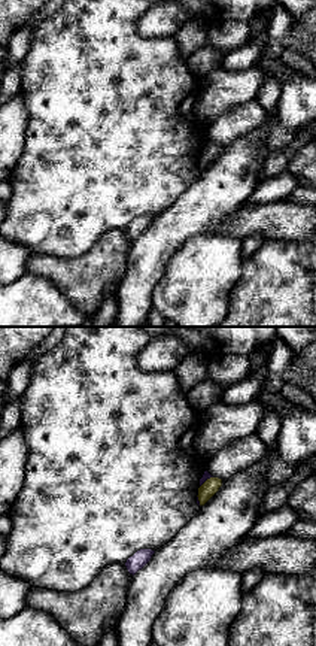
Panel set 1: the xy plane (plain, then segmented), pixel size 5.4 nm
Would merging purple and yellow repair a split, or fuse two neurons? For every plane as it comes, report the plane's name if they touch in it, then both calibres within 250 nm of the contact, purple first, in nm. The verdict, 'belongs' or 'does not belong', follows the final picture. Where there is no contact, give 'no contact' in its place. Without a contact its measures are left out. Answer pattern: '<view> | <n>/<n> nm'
xy | 40/90 nm

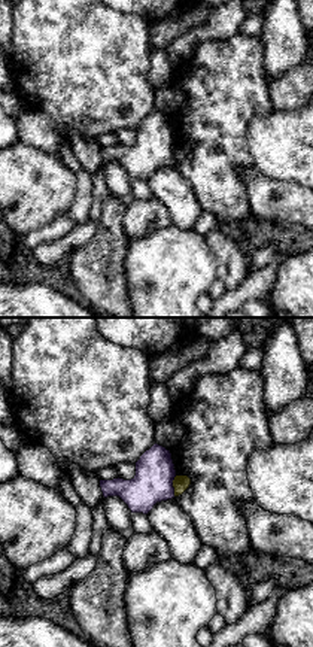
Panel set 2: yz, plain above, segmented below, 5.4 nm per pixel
yz | 220/90 nm

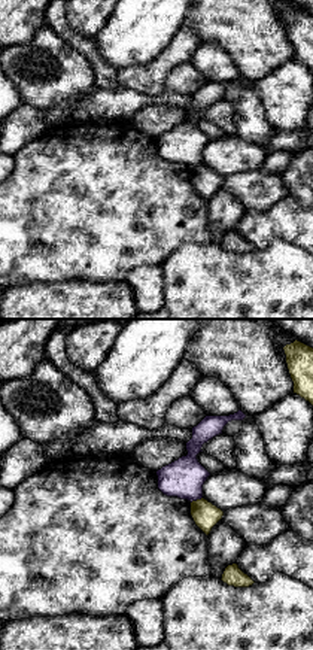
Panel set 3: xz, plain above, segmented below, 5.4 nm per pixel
xz | 200/140 nm

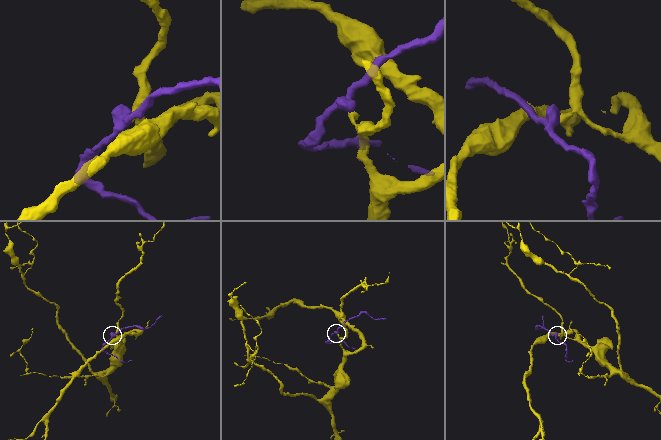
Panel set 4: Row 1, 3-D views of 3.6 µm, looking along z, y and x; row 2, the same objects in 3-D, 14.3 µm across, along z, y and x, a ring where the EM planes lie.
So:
does not belong

